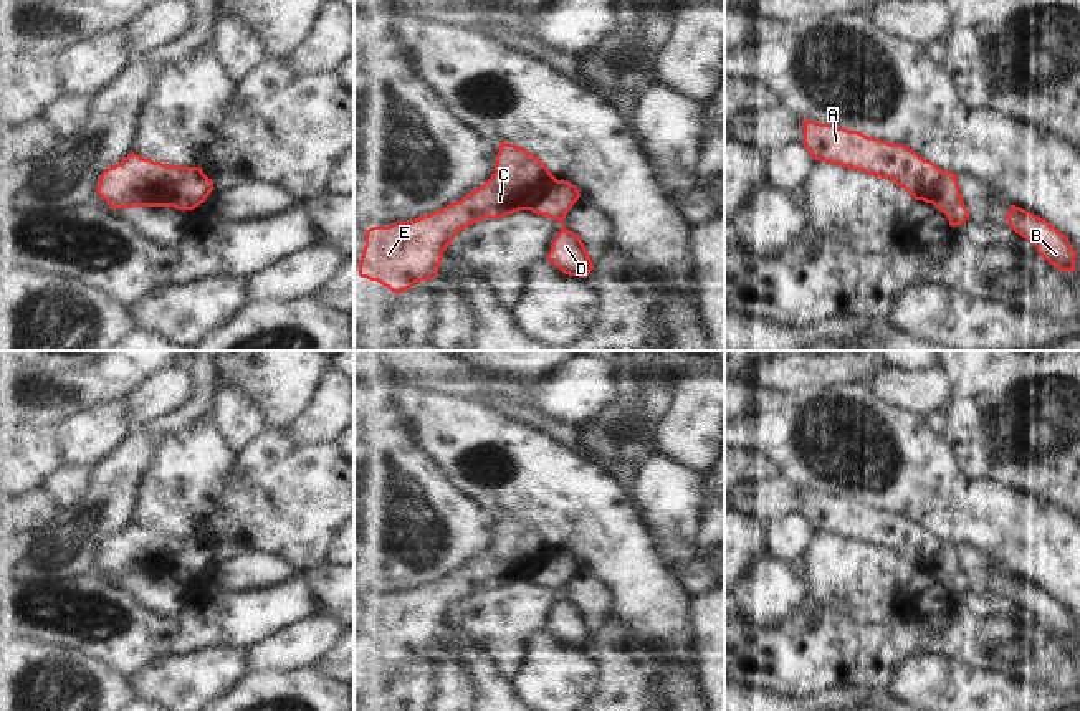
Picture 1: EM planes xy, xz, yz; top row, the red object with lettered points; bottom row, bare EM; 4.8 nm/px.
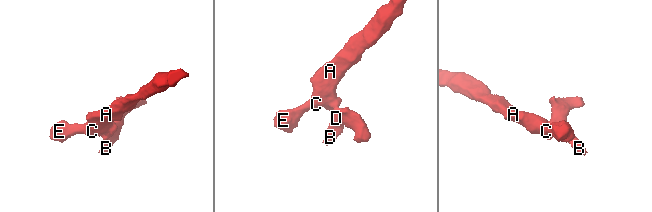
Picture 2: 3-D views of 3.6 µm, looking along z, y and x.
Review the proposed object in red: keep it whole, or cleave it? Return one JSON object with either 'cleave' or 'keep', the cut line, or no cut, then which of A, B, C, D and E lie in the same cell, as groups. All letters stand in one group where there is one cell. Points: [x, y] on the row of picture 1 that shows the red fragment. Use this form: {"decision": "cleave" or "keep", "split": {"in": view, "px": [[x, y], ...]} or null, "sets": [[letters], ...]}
{"decision": "cleave", "split": {"in": "xy", "px": [[187, 167], [176, 186], [176, 200], [171, 205]]}, "sets": [["A", "C", "E"], ["B", "D"]]}

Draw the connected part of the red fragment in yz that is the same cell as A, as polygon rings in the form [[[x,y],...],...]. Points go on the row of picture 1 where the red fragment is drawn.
[[[802,121],[804,146],[814,160],[890,179],[915,200],[936,203],[941,169],[903,144],[891,144],[834,124]]]

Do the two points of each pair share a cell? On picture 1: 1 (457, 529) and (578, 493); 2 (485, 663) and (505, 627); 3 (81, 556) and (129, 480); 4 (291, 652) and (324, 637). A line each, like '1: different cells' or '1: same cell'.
1: different cells
2: different cells
3: same cell
4: same cell

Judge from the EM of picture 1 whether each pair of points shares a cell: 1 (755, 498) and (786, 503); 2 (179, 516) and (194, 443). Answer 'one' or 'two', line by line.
1: one
2: one

